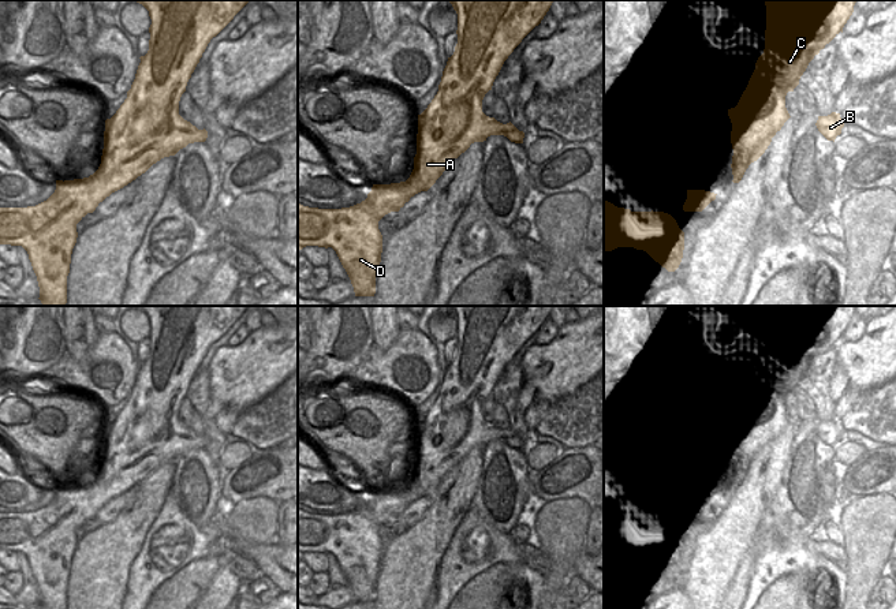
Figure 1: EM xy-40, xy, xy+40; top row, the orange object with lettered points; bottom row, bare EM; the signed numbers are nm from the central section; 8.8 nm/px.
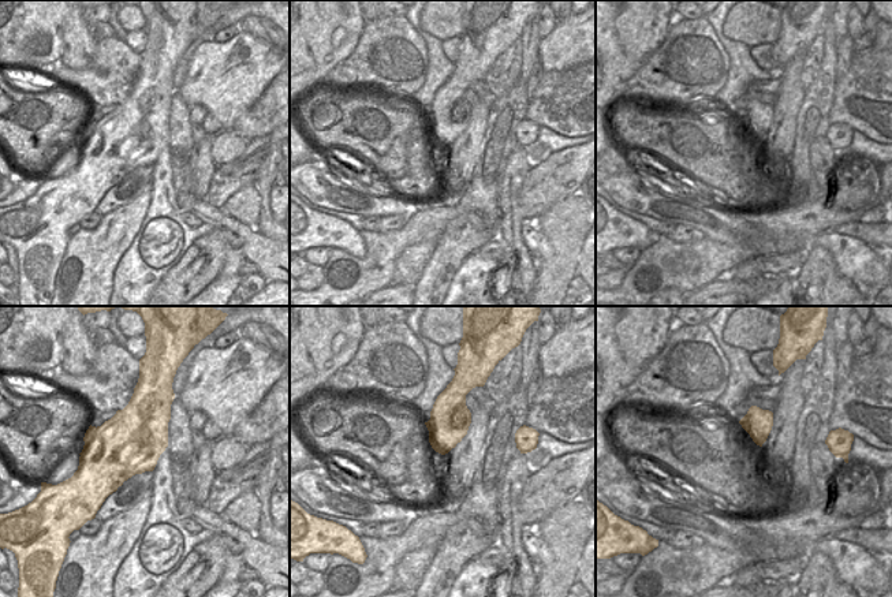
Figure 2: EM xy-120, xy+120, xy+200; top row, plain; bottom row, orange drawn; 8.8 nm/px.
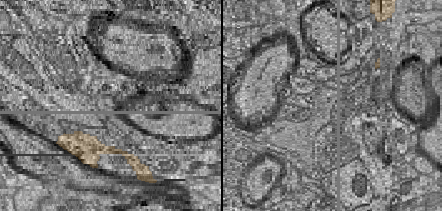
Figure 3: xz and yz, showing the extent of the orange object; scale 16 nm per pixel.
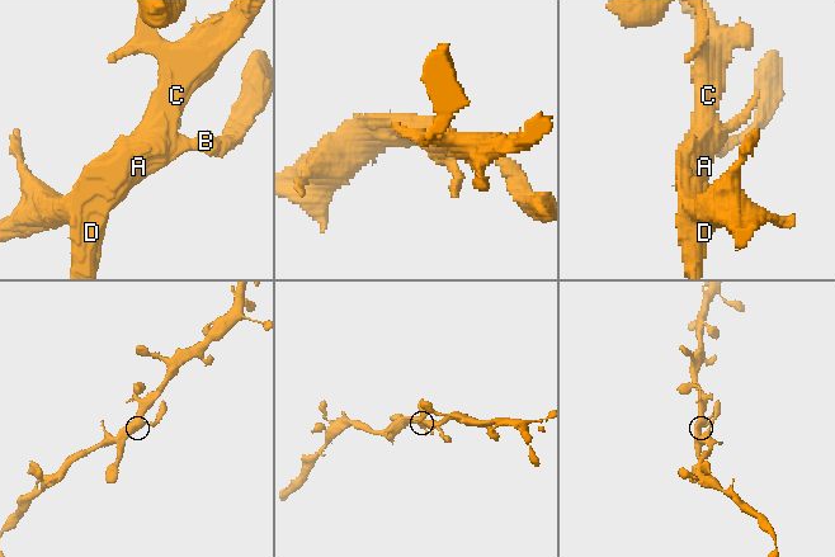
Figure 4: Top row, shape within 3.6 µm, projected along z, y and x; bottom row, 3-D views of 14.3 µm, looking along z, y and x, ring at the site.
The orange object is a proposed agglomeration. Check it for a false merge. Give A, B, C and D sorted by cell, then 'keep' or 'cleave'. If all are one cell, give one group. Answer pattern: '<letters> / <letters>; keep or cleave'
A B C D; keep

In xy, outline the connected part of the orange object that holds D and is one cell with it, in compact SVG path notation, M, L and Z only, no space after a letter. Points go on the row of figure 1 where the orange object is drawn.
M449 0L449 3L458 14L458 44L453 55L448 57L437 94L428 108L418 115L417 154L410 178L400 183L373 184L367 198L350 208L318 209L298 203L298 249L302 250L306 246L332 247L351 280L355 296L374 296L376 294L376 276L382 253L382 235L378 229L378 221L385 214L399 212L411 197L428 191L448 165L464 153L471 143L484 142L490 135L504 135L511 142L523 143L524 132L519 131L511 122L503 124L494 117L486 116L482 112L482 100L492 90L504 61L522 40L541 23L553 0Z

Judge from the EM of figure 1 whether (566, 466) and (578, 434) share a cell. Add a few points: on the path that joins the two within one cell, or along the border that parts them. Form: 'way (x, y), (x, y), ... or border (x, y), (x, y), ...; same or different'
border (588, 445), (567, 448); different

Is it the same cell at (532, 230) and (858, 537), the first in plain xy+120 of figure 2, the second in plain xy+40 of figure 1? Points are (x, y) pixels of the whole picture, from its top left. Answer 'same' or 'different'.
different

